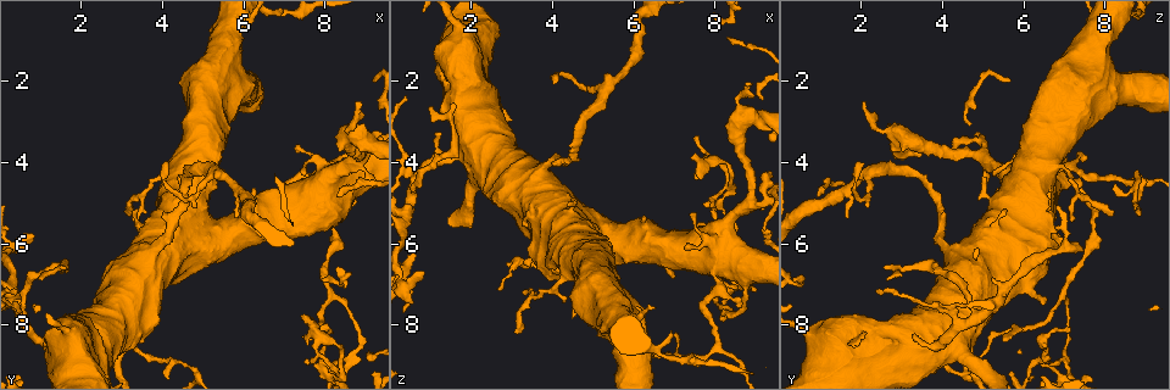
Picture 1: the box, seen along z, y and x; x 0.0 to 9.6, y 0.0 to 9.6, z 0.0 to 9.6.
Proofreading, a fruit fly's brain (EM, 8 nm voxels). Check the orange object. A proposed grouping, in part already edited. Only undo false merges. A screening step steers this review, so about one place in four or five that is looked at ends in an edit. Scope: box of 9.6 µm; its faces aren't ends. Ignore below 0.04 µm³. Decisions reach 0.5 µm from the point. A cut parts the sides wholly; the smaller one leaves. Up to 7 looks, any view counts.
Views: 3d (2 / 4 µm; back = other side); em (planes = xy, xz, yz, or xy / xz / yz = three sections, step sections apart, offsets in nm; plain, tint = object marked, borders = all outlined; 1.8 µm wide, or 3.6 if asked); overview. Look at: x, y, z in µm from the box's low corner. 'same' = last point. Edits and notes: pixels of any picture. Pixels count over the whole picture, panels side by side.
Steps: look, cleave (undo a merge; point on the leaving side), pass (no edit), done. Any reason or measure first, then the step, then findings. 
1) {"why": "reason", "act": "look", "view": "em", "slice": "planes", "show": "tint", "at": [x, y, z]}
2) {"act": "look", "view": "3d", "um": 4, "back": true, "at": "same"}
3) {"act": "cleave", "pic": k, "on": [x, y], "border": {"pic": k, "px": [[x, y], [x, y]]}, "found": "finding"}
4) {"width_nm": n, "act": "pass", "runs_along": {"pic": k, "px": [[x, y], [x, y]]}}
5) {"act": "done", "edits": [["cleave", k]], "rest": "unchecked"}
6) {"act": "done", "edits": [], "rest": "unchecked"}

{"why": "sharp bend", "act": "look", "view": "3d", "um": 4, "at": [8.00, 4.55, 8.55]}

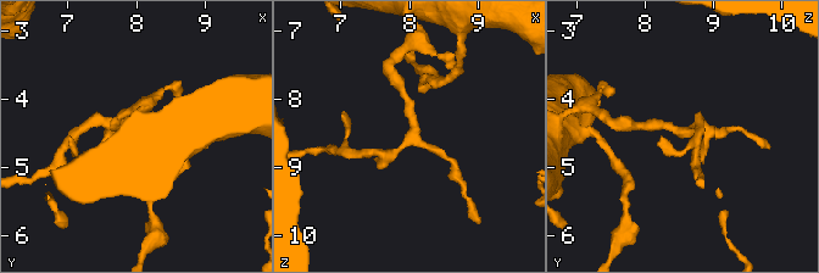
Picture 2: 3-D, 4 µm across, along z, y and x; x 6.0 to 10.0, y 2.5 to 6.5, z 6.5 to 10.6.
{"why": "shape alone is not enough", "act": "look", "view": "em", "slice": "planes", "show": "tint", "at": [8.05, 4.50, 8.55]}

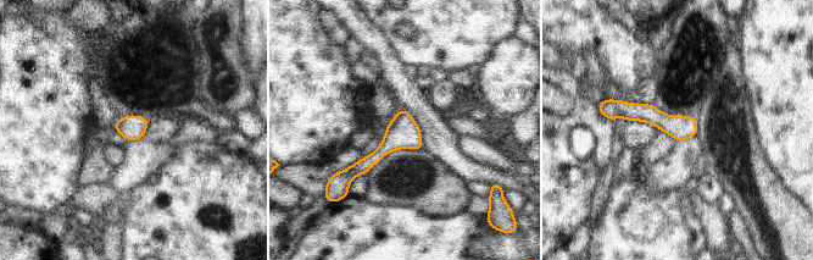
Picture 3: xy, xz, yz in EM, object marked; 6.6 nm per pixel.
{"act": "pass", "runs_along": {"pic": 3, "px": [[607, 110], [651, 114], [694, 132]]}, "found": "one cell here"}

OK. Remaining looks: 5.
{"why": "sharp bend", "act": "look", "view": "em", "slice": "planes", "show": "borders", "at": [7.95, 9.15, 5.05]}

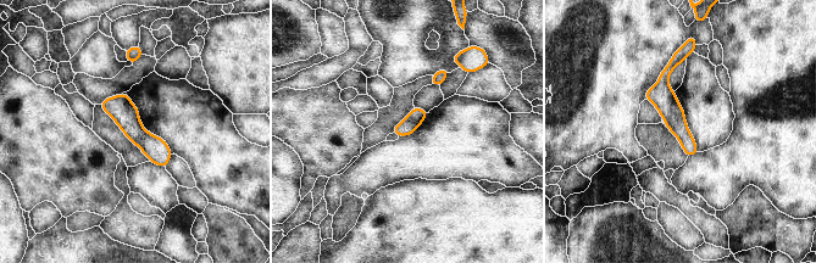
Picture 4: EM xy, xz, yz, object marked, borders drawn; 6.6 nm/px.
{"width_nm": 110, "act": "pass", "found": "one cell here"}

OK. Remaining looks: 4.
{"why": "sudden change in width", "act": "look", "view": "3d", "um": 4, "at": [2.00, 8.25, 2.10]}

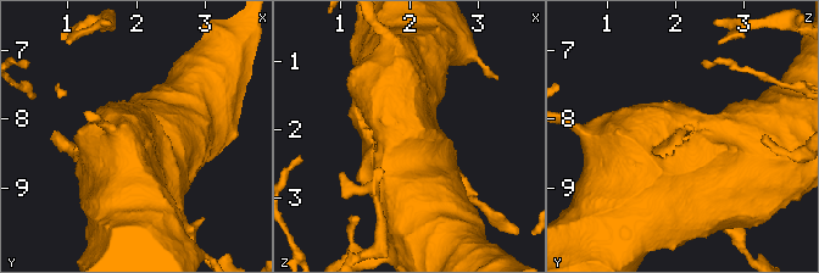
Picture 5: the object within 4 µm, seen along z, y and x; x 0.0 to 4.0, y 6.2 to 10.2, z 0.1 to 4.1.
{"why": "need the tissue", "act": "look", "view": "em", "slice": "planes", "show": "borders", "at": [2.05, 8.25, 2.05]}

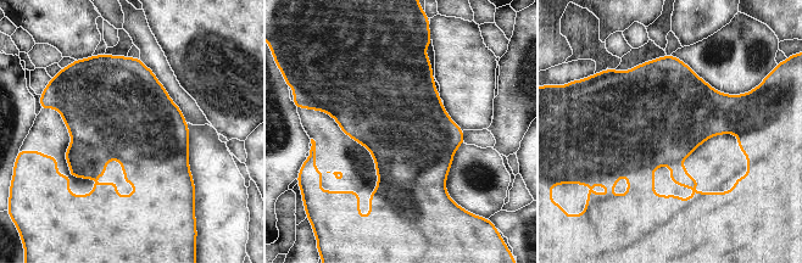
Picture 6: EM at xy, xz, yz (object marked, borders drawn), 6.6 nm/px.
{"act": "pass", "found": "one cell here"}

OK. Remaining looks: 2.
{"act": "done", "edits": [], "rest": "unchecked"}

